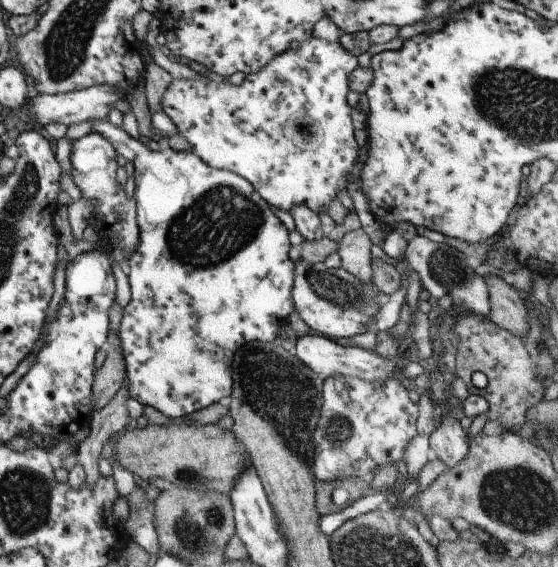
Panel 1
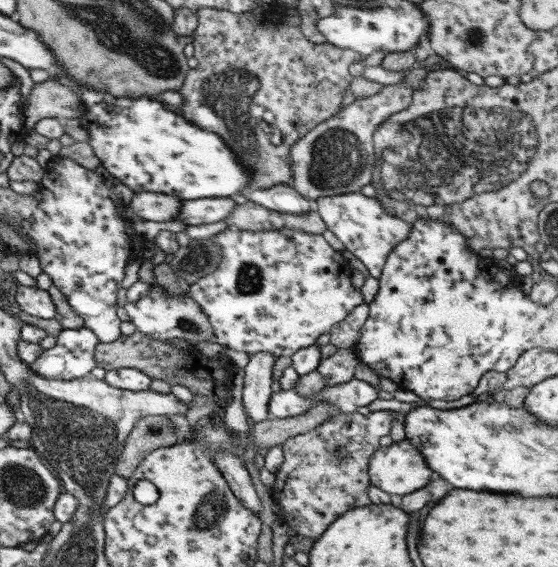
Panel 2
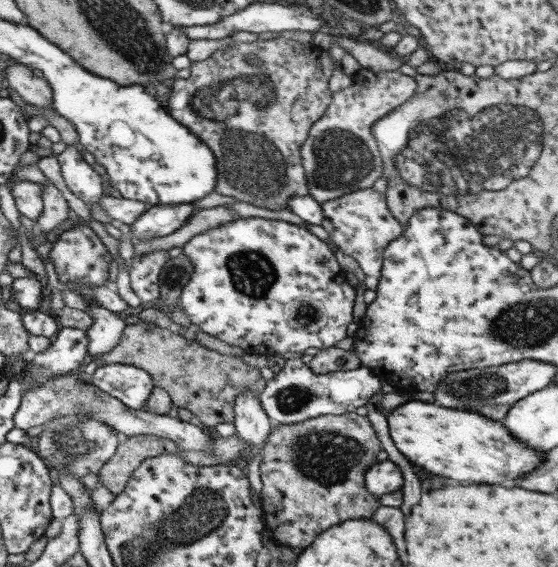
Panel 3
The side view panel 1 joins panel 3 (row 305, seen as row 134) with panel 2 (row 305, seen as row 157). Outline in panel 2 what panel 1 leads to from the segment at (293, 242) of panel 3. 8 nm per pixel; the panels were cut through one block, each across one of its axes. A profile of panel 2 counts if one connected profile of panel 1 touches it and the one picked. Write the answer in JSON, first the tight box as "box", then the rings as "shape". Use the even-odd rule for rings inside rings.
{"box":[186,228,364,357],"shape":[[[231,228],[215,234],[214,243],[218,244],[220,250],[222,250],[222,257],[220,257],[220,261],[218,261],[218,269],[202,277],[202,279],[198,279],[198,281],[186,288],[186,291],[190,294],[190,298],[194,298],[194,302],[198,302],[198,306],[202,308],[202,312],[208,317],[208,322],[210,322],[212,328],[214,328],[216,342],[223,344],[227,348],[233,348],[234,350],[238,350],[238,352],[247,352],[249,355],[253,355],[257,351],[264,351],[274,354],[276,357],[291,357],[297,350],[316,344],[316,340],[318,340],[322,334],[330,334],[332,326],[336,326],[338,322],[342,322],[356,306],[364,303],[362,293],[350,282],[352,267],[346,262],[342,251],[332,249],[322,235],[299,232],[292,228],[258,232]]]}

